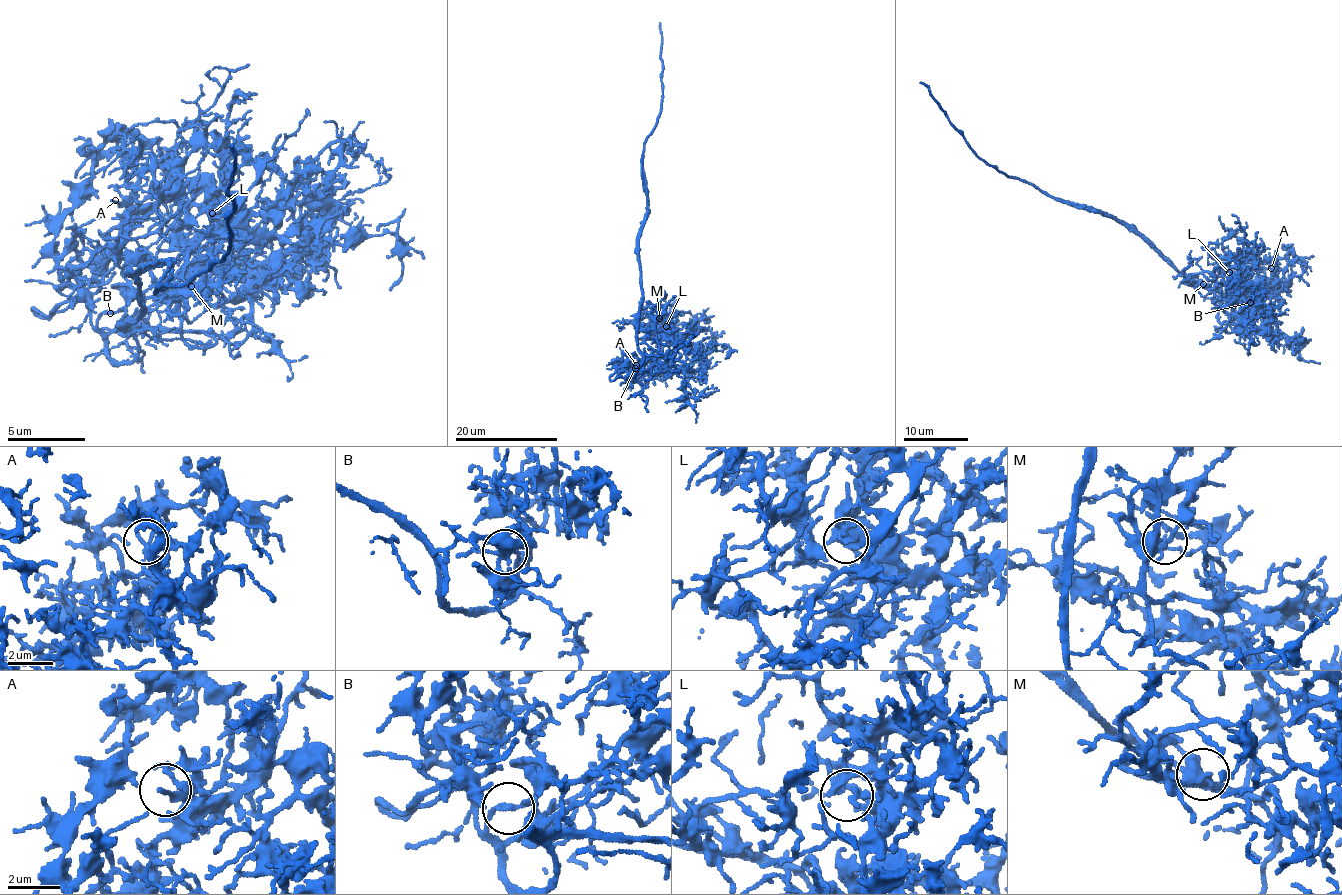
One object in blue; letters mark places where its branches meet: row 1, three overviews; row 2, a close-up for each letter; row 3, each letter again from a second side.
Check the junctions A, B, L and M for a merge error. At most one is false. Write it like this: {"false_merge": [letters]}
{"false_merge": []}

